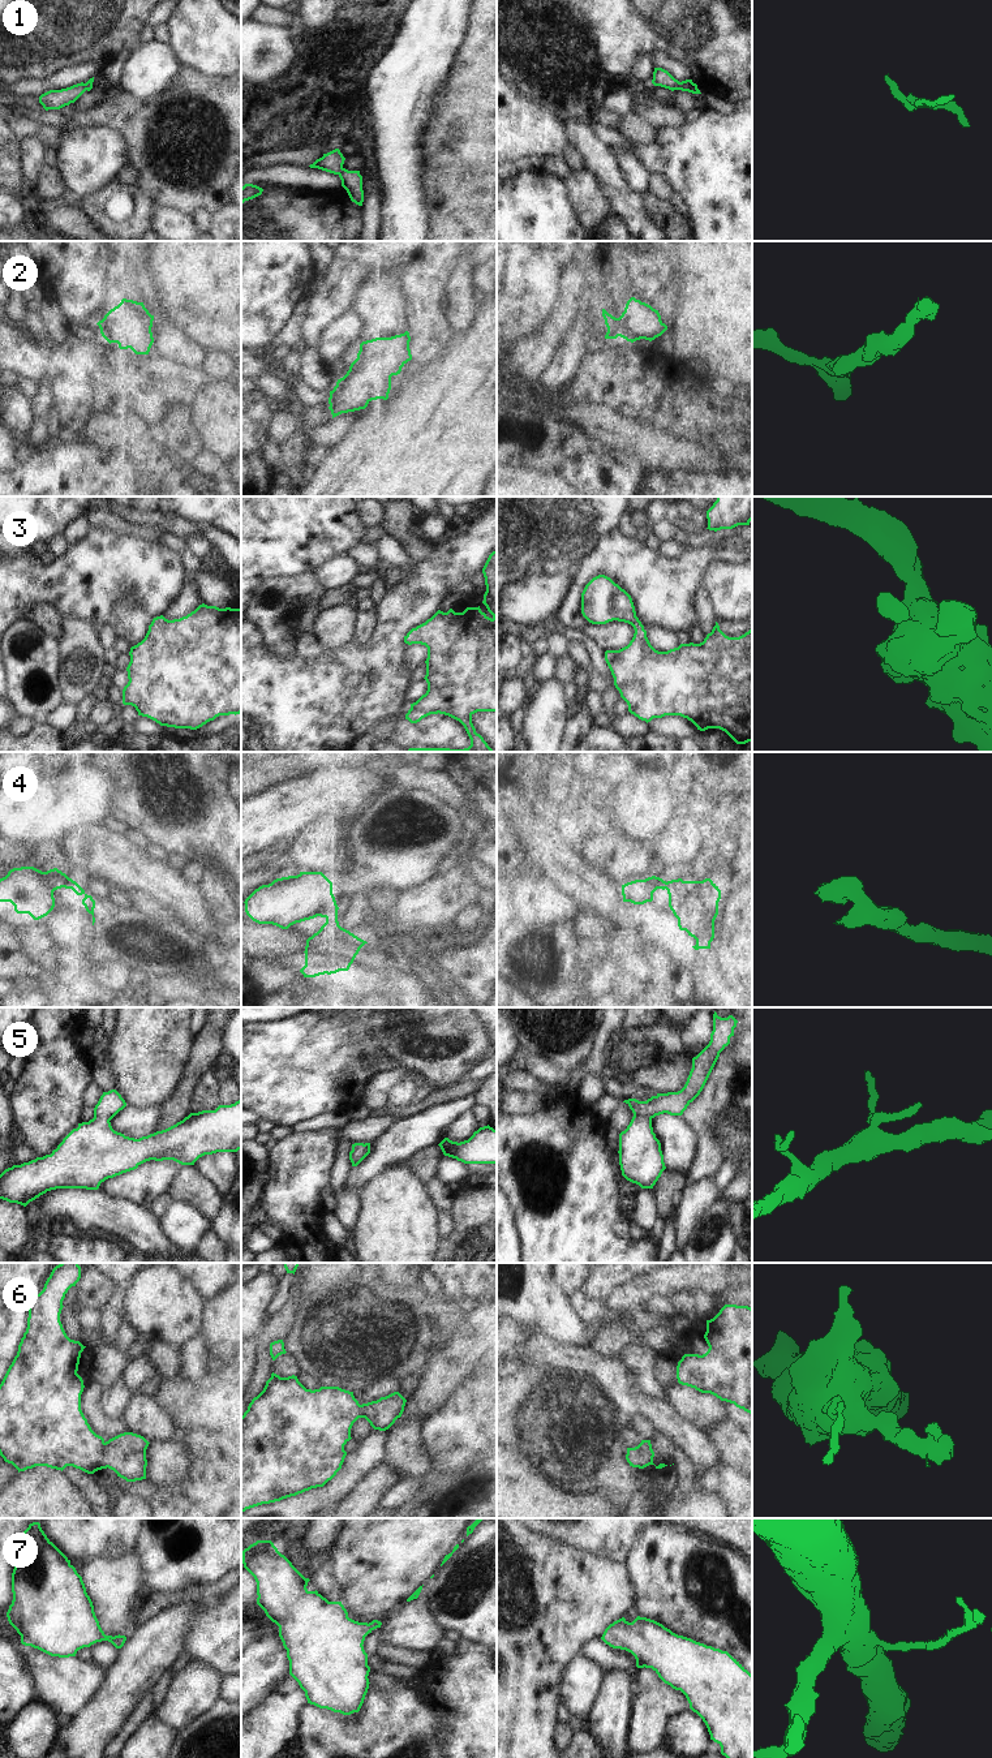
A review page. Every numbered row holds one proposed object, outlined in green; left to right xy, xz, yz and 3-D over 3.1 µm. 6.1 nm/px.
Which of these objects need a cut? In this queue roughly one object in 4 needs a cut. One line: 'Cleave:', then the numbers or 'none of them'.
Cleave: 4

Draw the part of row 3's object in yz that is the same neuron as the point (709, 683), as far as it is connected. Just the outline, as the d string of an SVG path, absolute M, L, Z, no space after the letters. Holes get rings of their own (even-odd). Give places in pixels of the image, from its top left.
M605 575L593 577L585 585L581 614L592 624L618 620L635 629L627 646L605 652L614 685L631 714L647 723L653 718L680 715L700 731L720 728L737 744L752 742L752 628L739 637L729 637L716 622L703 642L680 644L667 652L658 652L650 645L636 616L631 596Z

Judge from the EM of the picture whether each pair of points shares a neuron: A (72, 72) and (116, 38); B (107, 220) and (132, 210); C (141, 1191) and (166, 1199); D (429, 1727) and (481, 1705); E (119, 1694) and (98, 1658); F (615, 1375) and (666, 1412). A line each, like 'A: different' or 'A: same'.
A: different
B: same
C: different
D: different
E: different
F: same

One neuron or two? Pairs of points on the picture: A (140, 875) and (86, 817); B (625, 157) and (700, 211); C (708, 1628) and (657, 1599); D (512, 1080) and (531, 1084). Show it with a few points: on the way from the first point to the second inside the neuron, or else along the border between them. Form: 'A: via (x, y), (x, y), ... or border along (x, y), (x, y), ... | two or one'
A: border along (114, 822), (78, 828), (71, 830), (65, 837) | two
B: border along (628, 153), (652, 173) | two
C: via (695, 1615), (679, 1599), (670, 1599) | one
D: via (516, 1082), (527, 1083) | one

